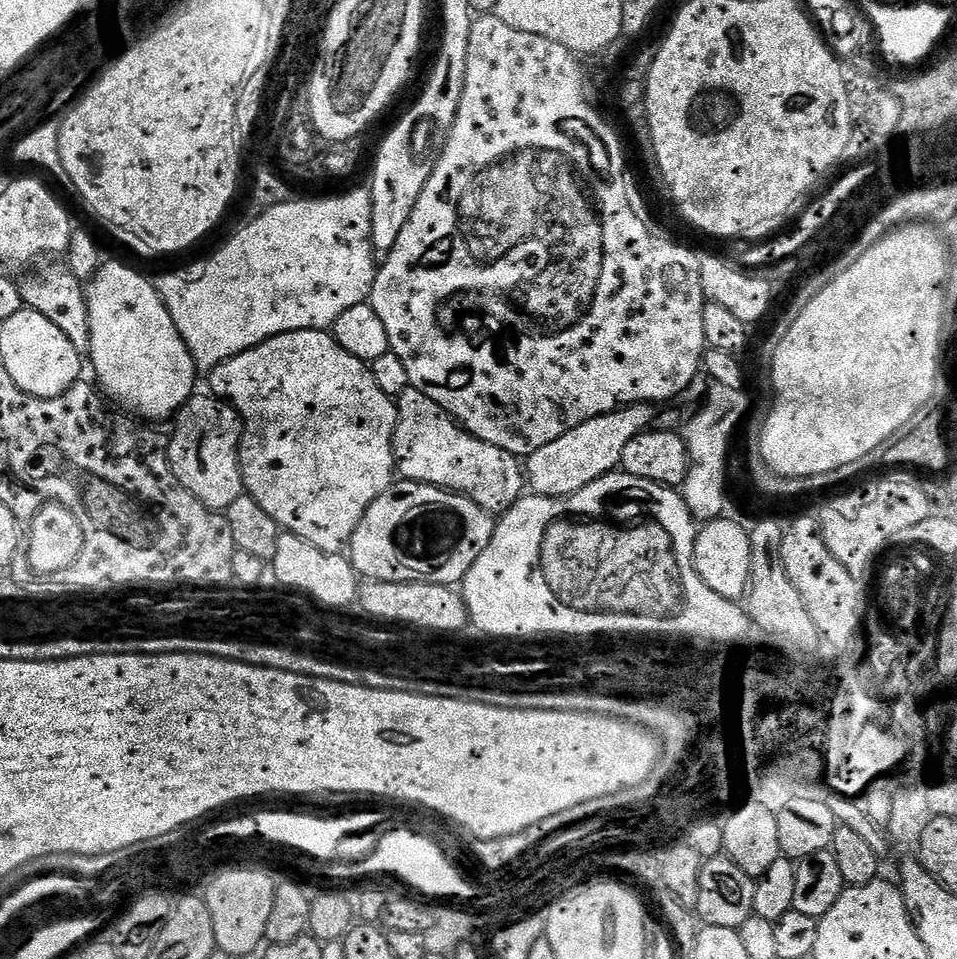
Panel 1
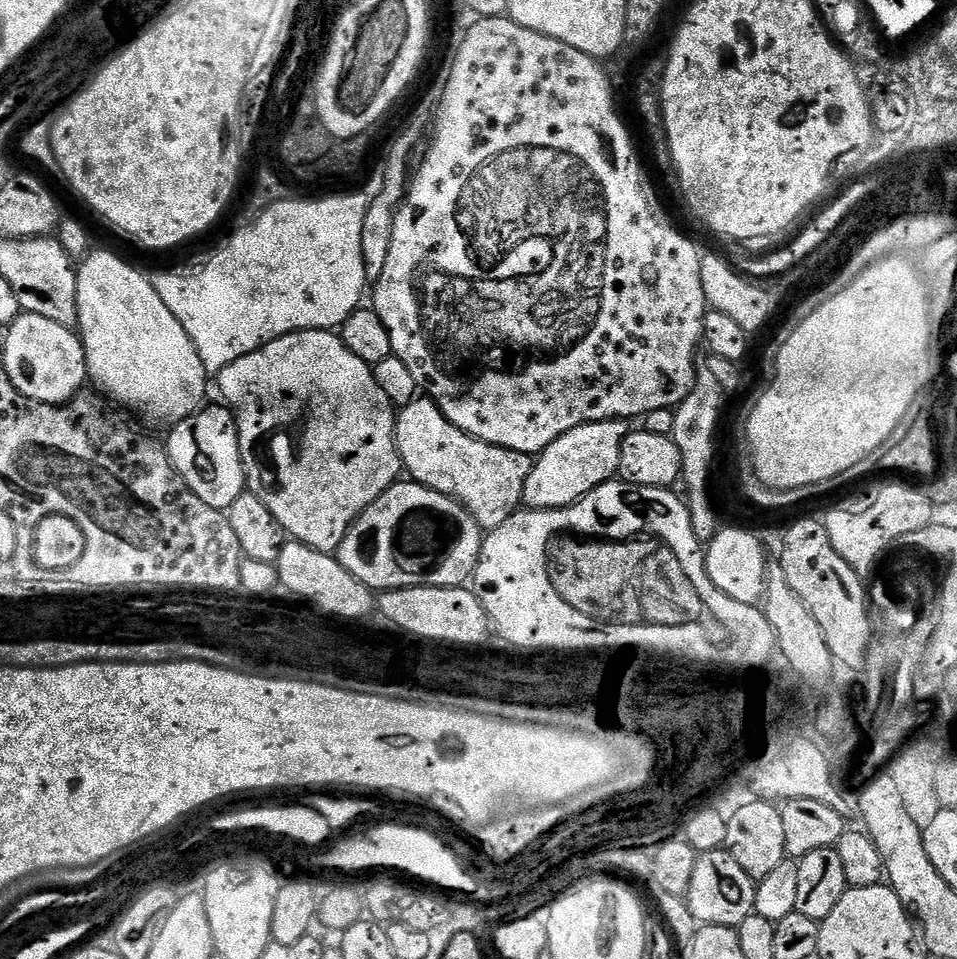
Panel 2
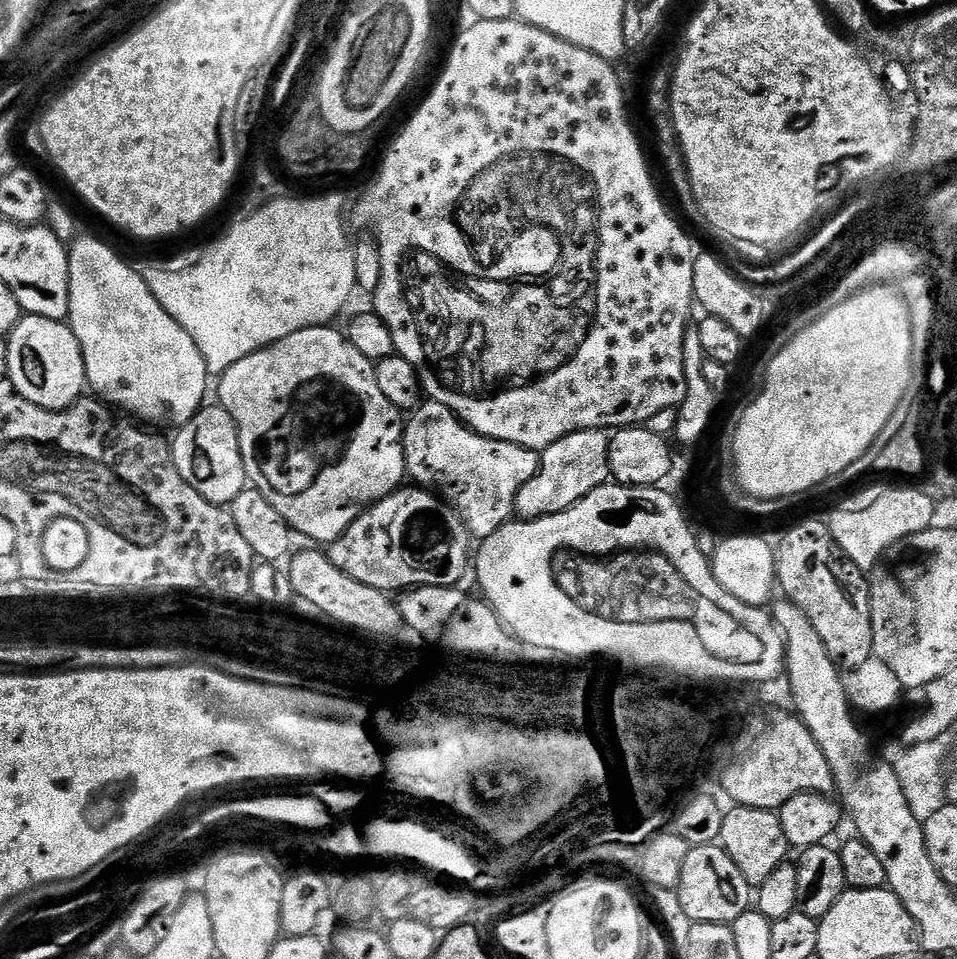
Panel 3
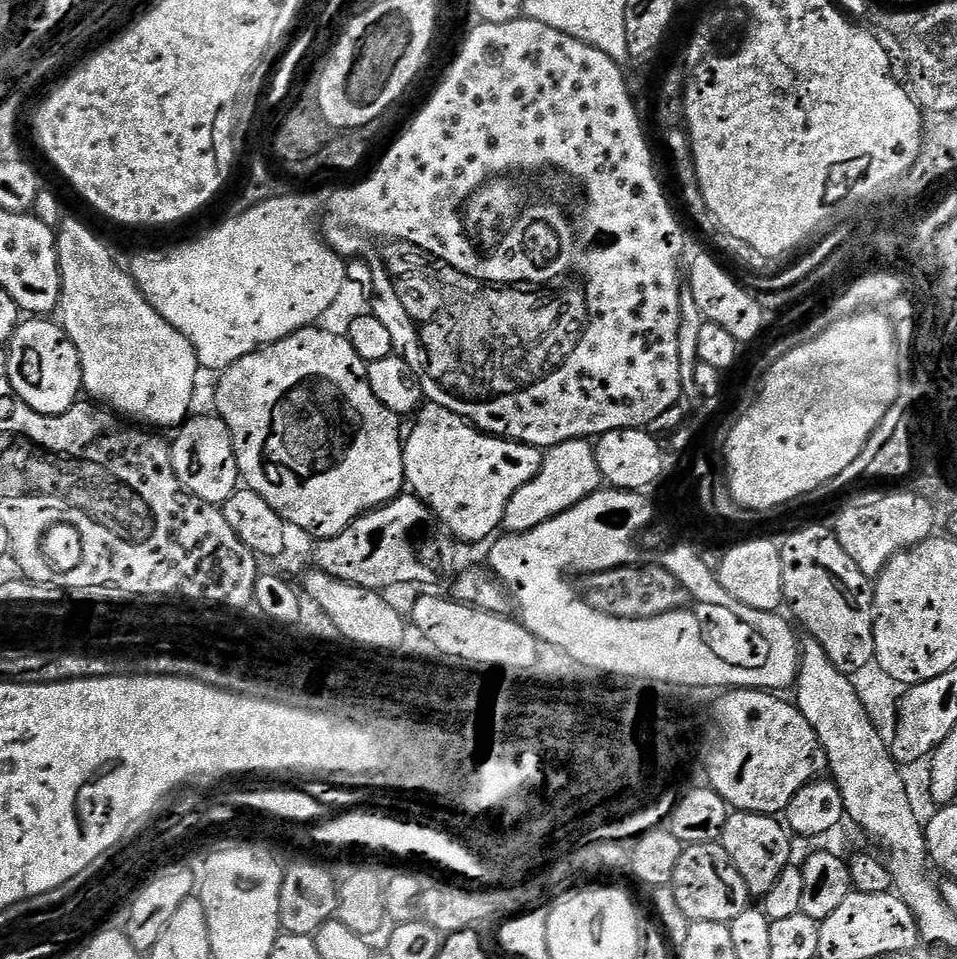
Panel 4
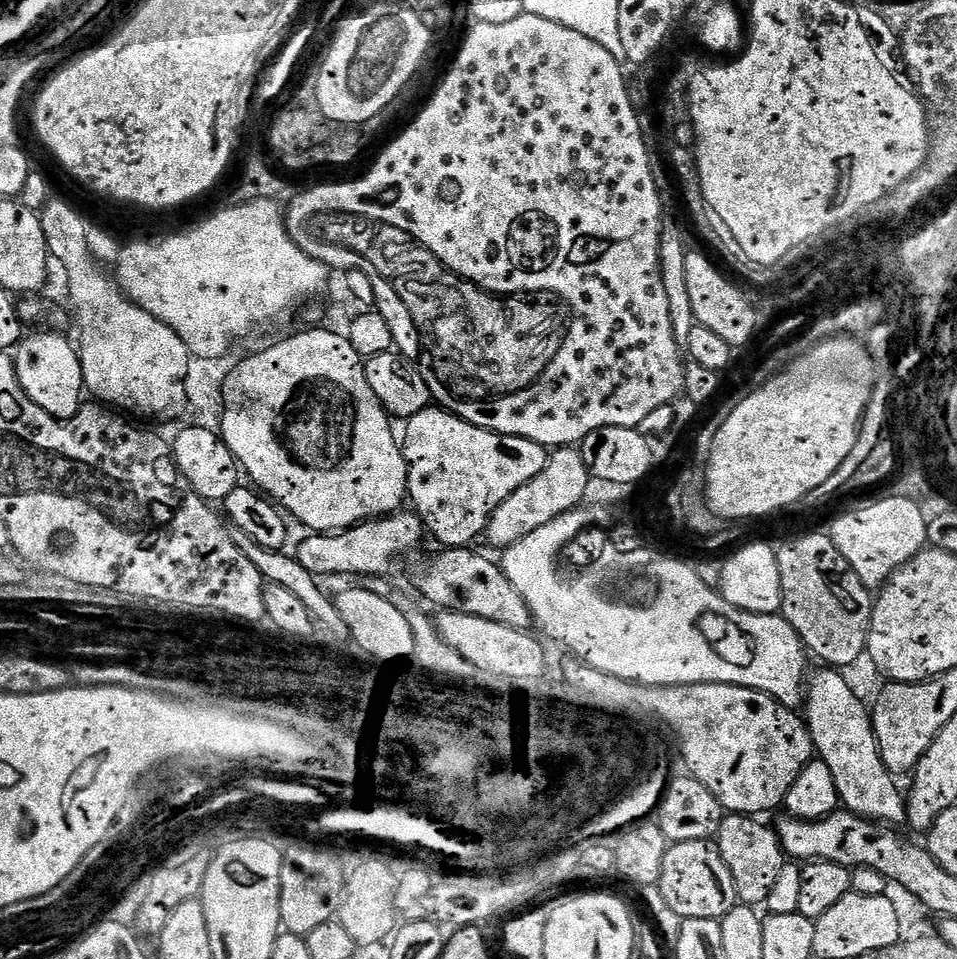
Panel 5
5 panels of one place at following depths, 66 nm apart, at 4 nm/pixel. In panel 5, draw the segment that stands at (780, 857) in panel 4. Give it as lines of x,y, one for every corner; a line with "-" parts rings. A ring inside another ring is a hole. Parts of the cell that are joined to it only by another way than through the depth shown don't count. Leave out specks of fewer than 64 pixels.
728,814
714,837
716,849
722,854
722,862
726,862
730,878
734,878
737,901
749,906
767,905
774,881
778,879
778,874
782,874
786,863
779,831
775,827
767,828
762,821
754,816

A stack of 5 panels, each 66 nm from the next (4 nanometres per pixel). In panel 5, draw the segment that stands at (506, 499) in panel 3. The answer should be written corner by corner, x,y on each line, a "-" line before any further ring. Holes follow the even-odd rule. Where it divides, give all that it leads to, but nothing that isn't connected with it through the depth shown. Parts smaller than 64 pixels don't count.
439,406
423,408
407,424
408,433
402,436
404,461
408,463
407,499
416,515
423,520
425,529
431,535
433,532
437,542
444,544
440,546
445,549
475,545
475,540
487,533
494,510
498,510
498,506
502,506
502,502
506,502
514,490
526,486
530,478
542,474
550,459
549,449
543,448
538,442
479,428

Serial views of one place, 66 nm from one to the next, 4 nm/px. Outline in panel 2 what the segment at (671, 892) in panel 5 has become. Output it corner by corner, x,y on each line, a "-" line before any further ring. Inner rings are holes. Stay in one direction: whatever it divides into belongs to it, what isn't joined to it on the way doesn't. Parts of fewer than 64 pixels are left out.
715,848
712,852
702,852
697,855
694,862
694,874
690,877
686,903
697,925
713,924
736,929
745,918
753,915
756,906
756,886
757,881
752,880
750,874
746,874
746,870
742,870
742,866
734,862
734,858
730,858
727,850

